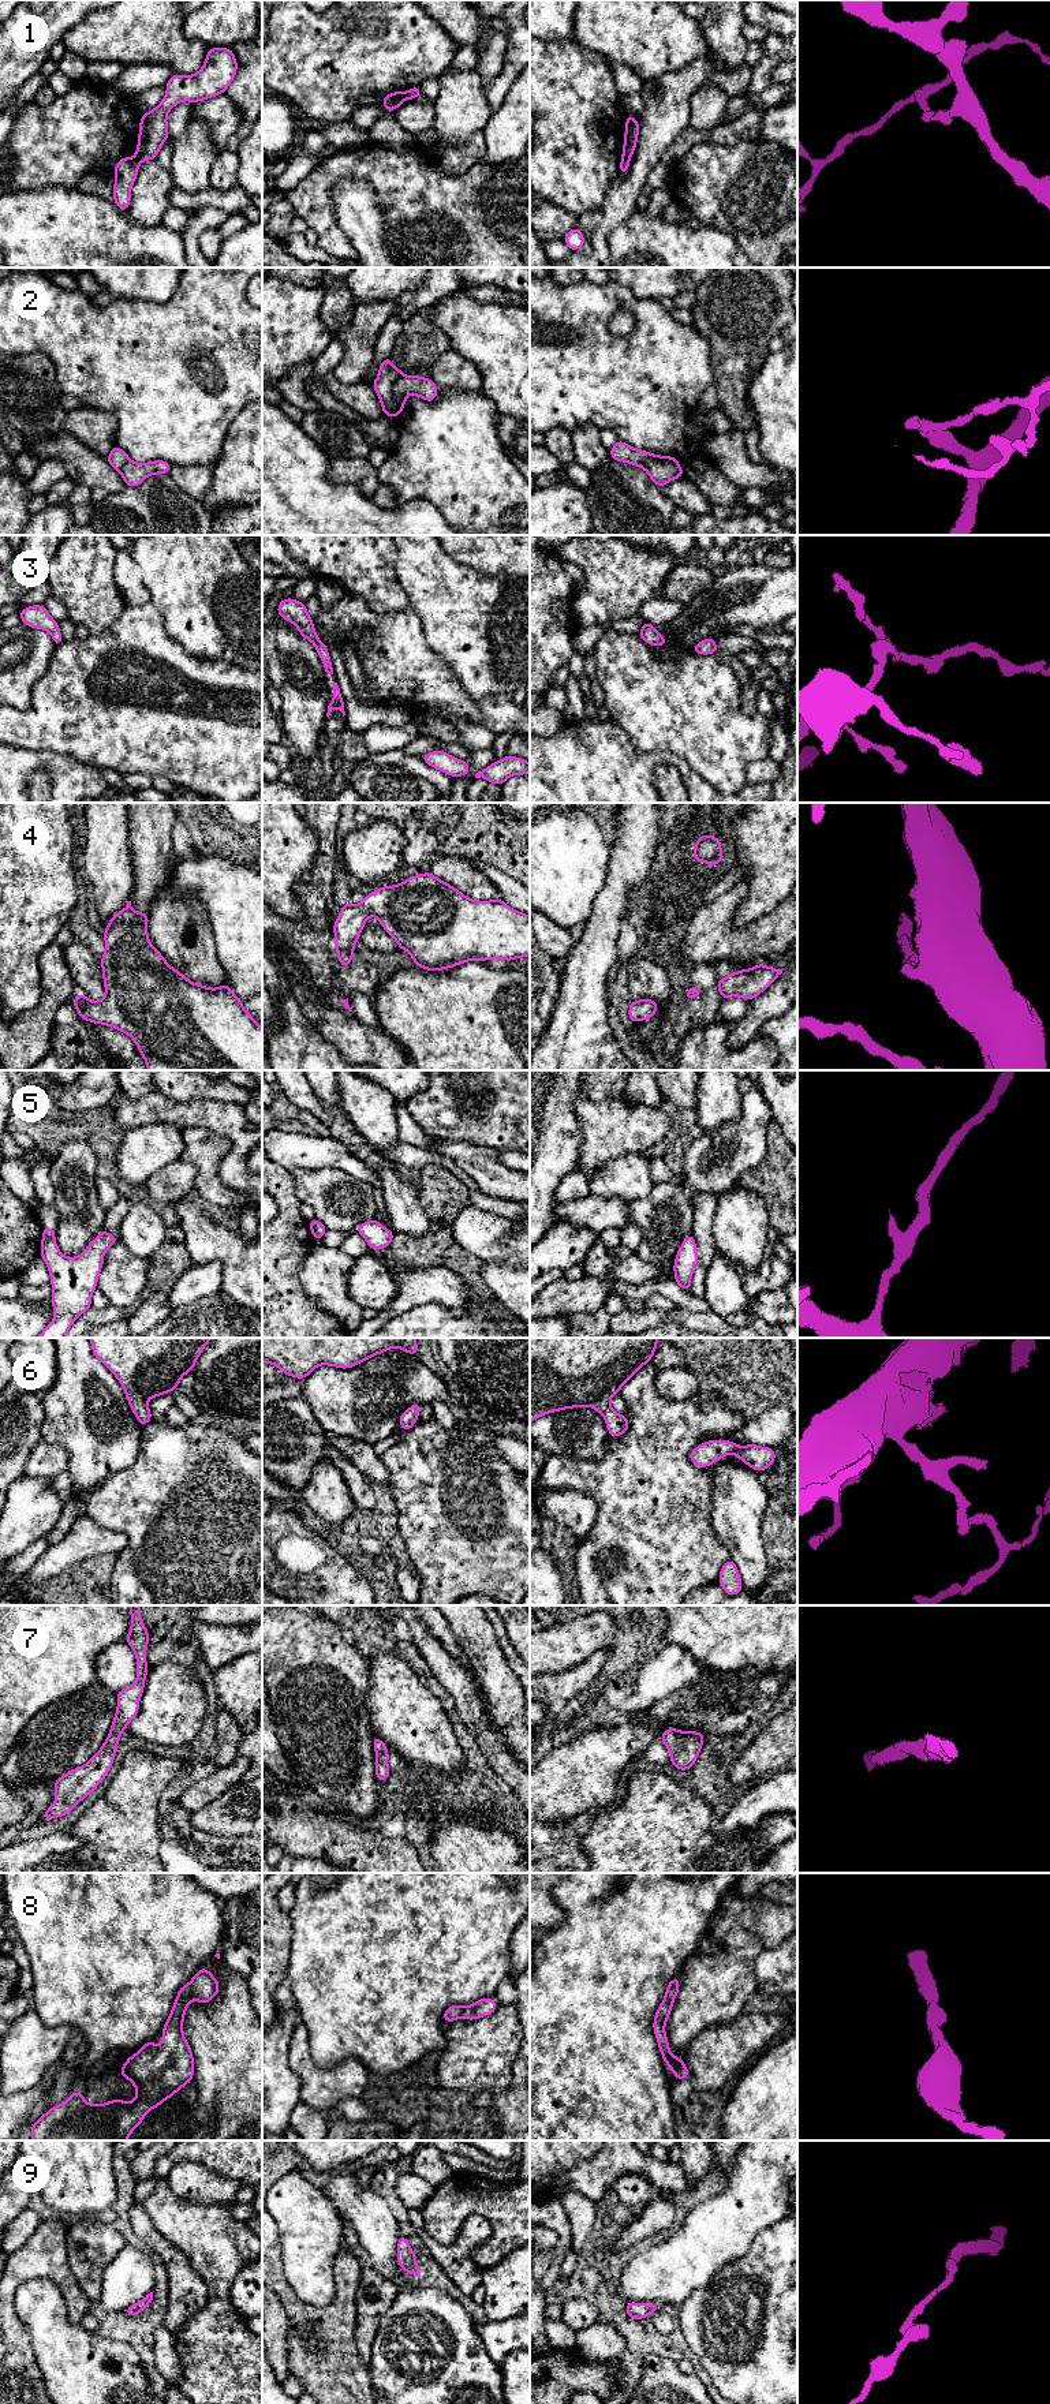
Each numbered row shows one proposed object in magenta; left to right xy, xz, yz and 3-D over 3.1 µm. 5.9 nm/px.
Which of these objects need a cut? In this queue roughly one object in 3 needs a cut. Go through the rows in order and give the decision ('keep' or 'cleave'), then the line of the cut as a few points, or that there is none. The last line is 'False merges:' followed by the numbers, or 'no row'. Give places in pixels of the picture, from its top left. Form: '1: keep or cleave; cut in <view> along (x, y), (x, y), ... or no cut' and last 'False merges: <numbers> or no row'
1: cleave; cut in xz along (406, 92), (404, 98)
2: keep; no cut
3: keep; no cut
4: keep; no cut
5: keep; no cut
6: keep; no cut
7: keep; no cut
8: keep; no cut
9: keep; no cut
False merges: 1

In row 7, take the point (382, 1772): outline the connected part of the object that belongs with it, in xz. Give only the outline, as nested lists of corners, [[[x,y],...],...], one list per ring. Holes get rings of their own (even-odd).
[[[377,1735],[373,1739],[373,1746],[375,1751],[375,1777],[378,1781],[386,1781],[391,1775],[388,1746]]]

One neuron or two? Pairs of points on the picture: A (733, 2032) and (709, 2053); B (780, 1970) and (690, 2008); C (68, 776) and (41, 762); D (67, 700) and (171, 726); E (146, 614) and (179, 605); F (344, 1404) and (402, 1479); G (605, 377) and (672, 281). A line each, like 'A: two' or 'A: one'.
A: one
B: two
C: one
D: one
E: two
F: two
G: two

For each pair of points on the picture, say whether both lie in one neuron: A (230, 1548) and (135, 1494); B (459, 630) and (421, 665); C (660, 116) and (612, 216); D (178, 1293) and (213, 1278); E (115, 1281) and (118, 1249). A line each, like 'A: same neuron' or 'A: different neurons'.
A: same neuron
B: different neurons
C: same neuron
D: same neuron
E: same neuron

